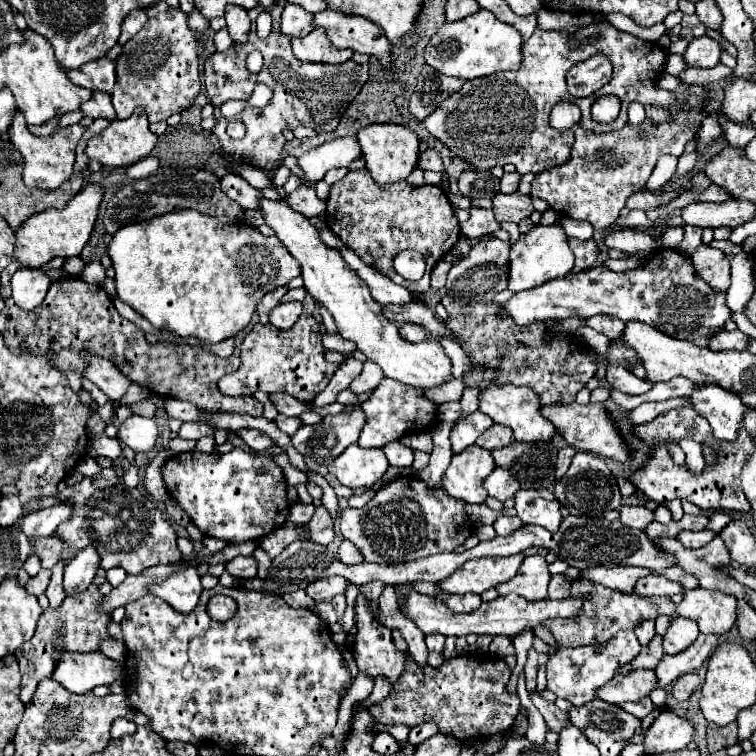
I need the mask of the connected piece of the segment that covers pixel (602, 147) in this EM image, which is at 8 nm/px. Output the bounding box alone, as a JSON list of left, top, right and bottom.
[530,86,708,230]

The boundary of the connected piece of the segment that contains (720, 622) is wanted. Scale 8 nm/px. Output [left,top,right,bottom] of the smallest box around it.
[678,590,736,634]

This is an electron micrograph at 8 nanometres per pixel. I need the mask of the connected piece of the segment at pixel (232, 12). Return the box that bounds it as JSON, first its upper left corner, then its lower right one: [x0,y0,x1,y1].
[226,4,250,44]

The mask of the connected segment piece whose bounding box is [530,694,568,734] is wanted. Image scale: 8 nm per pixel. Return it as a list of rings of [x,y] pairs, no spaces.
[[[532,694],[530,700],[534,702],[534,706],[538,708],[538,712],[540,712],[542,718],[546,720],[548,730],[560,734],[560,728],[566,728],[566,726],[568,726],[568,714],[566,714],[566,712],[558,710],[554,704],[546,702],[546,700],[544,700],[542,696],[538,696],[538,694]]]

